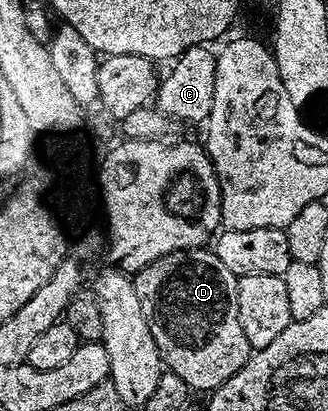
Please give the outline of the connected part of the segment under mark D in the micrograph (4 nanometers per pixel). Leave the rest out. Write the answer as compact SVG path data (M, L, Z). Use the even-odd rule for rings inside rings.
M185 249L183 253L170 253L152 262L148 267L139 269L133 274L134 290L140 298L140 311L148 323L148 331L152 331L152 339L156 339L158 353L167 370L174 372L189 386L191 390L218 389L251 357L252 350L244 335L244 327L240 327L238 308L236 307L236 287L238 278L213 251L201 249Z

